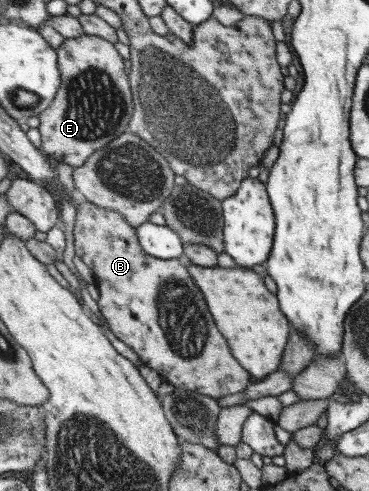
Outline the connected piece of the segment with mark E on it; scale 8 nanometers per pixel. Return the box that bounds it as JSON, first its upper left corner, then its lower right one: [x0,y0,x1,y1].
[37,34,133,168]

